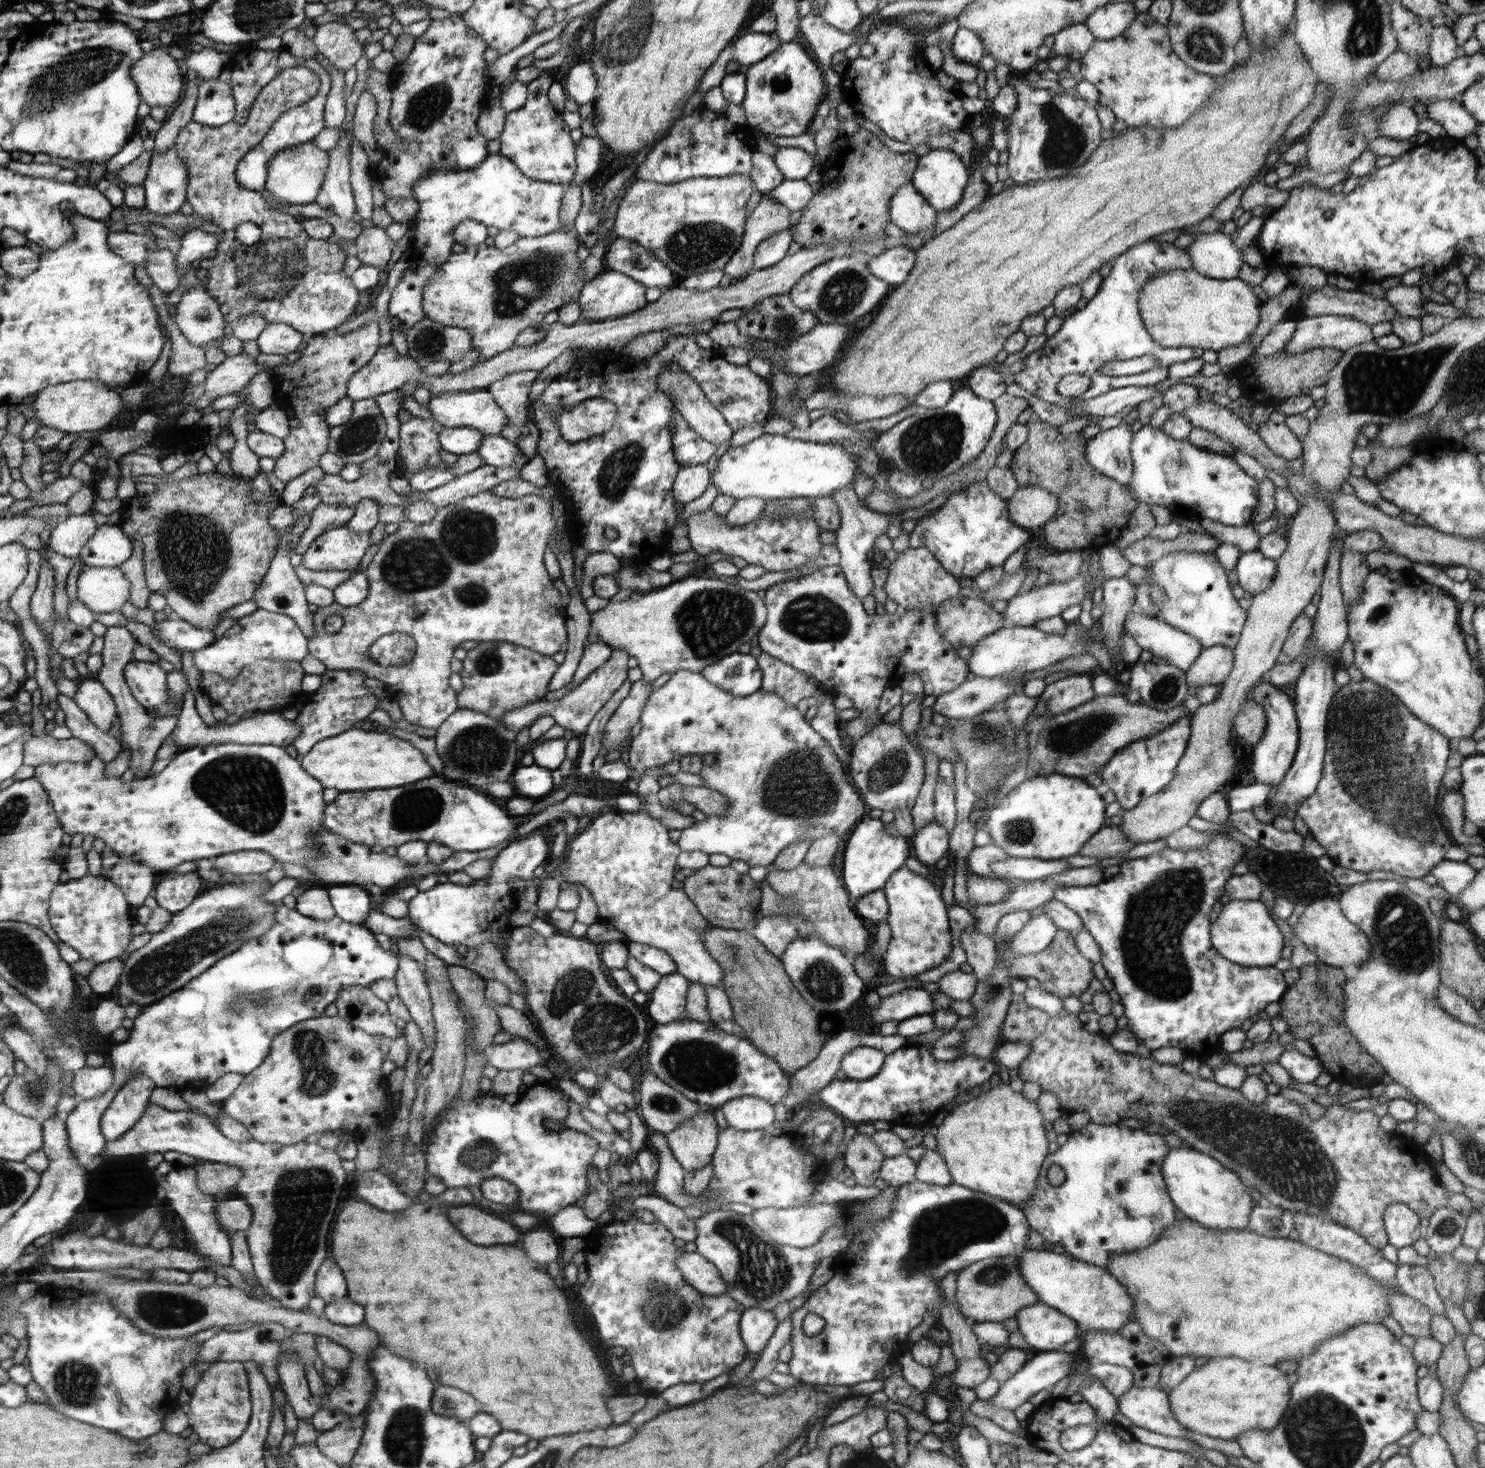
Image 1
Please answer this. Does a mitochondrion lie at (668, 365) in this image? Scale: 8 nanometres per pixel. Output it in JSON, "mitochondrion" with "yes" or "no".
{"mitochondrion":"no"}

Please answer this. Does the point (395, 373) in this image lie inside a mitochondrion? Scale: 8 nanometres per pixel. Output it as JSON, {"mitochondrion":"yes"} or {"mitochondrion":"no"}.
{"mitochondrion":"no"}

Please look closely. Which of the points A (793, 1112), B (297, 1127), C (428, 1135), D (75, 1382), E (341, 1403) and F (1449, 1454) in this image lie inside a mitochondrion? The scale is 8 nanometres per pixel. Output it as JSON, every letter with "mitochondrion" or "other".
{"A":"other","B":"other","C":"other","D":"mitochondrion","E":"other","F":"other"}

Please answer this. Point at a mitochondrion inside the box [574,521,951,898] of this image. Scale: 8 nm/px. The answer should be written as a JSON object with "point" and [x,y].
{"point":[798,786]}

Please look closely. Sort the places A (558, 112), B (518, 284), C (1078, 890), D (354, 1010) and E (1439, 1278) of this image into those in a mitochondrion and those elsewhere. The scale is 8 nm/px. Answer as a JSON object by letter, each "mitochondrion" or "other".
{"A":"other","B":"mitochondrion","C":"other","D":"mitochondrion","E":"other"}

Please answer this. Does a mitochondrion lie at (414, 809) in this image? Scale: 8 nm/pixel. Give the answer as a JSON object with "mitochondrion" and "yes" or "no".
{"mitochondrion":"yes"}

